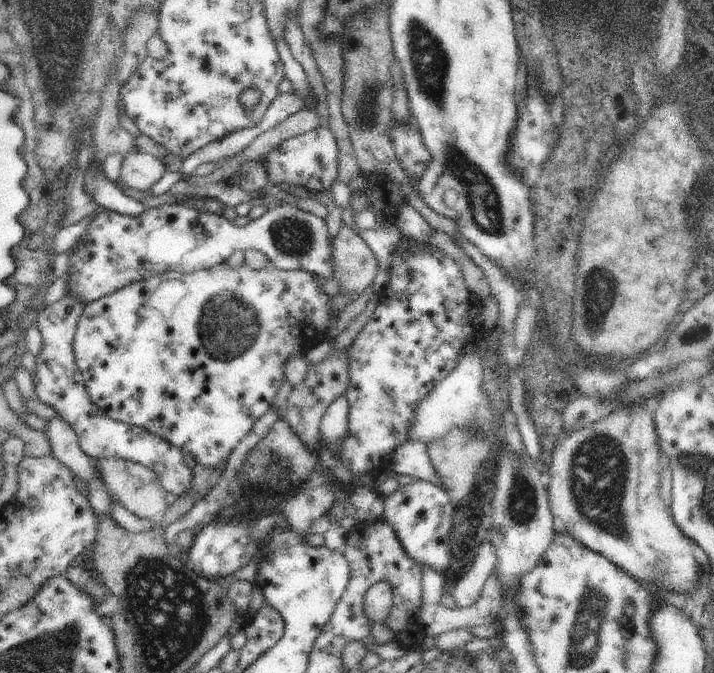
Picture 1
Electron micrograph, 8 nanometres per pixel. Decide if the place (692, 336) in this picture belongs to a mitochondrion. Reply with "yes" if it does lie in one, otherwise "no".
no

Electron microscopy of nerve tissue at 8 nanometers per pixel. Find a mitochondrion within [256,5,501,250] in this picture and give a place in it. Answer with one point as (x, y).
(428, 60)

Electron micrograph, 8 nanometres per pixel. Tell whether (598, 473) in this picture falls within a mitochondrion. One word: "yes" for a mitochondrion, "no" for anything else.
yes

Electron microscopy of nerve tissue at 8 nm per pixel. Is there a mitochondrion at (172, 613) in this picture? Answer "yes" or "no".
yes

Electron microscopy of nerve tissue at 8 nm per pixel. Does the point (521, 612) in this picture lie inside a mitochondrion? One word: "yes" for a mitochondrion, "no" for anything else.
no

